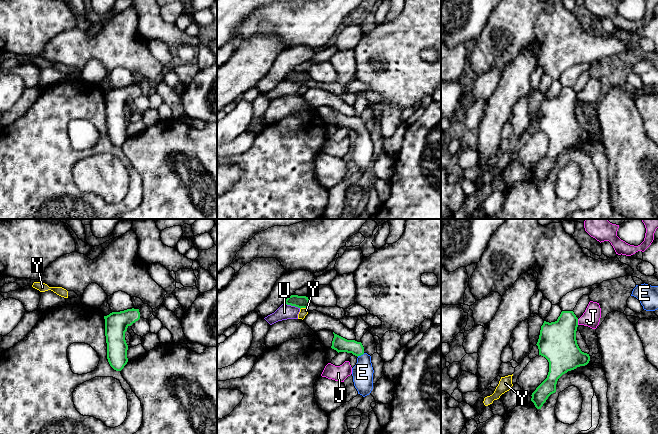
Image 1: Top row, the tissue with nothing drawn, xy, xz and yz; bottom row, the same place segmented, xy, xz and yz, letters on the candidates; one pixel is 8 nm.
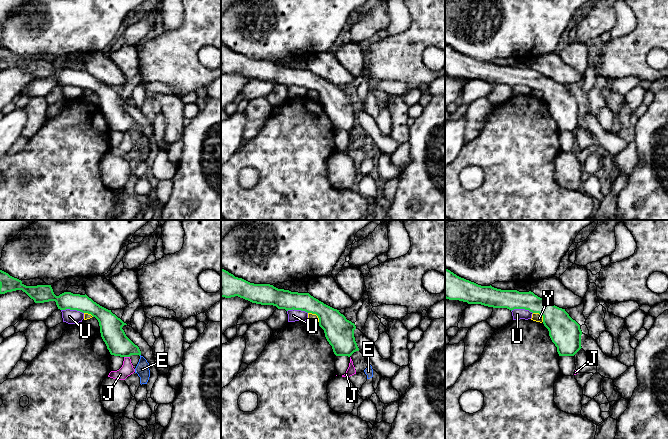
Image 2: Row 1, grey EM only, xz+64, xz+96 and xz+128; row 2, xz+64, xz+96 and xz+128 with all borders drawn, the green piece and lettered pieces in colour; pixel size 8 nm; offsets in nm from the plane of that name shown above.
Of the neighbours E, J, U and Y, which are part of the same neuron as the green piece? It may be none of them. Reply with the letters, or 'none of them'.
E

